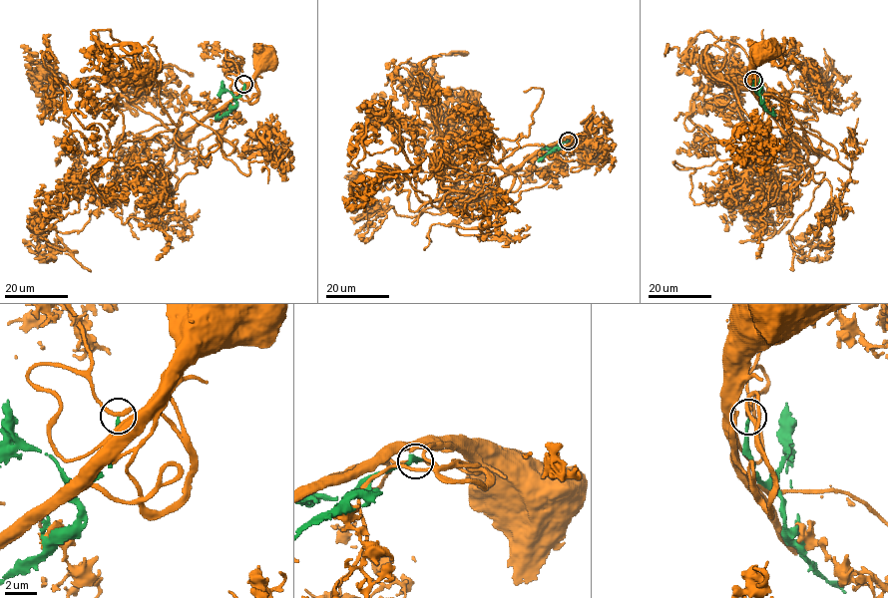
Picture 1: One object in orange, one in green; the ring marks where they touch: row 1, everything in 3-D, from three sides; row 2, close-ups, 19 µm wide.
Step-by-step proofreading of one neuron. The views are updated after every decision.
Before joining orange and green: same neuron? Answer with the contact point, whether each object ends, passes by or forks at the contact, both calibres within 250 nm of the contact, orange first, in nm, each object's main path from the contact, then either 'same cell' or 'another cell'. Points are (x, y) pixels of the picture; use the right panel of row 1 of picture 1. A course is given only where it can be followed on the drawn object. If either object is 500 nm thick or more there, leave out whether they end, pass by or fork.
(753, 80) | orange passes by | green ends | 200/240 nm | orange via (753, 80), (755, 70), (755, 89), (751, 85), (750, 73), (766, 53), (763, 54) | green via (753, 80), (752, 88), (760, 96), (760, 103), (769, 113), (773, 108) | another cell

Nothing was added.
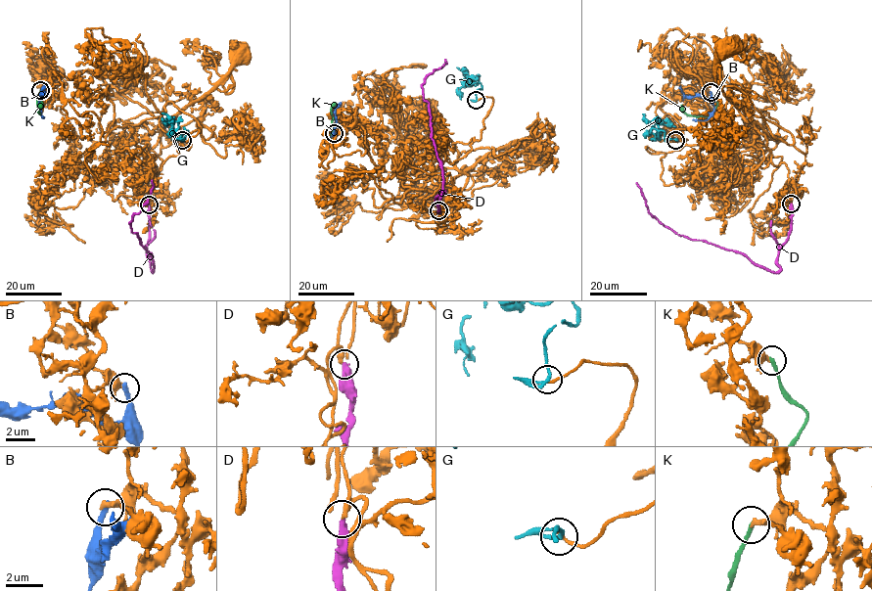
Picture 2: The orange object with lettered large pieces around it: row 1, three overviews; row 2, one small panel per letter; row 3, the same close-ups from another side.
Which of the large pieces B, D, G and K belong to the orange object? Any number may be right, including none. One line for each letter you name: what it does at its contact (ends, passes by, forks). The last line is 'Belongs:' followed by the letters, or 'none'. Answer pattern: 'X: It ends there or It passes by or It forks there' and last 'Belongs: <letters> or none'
G: It passes by
Belongs: G

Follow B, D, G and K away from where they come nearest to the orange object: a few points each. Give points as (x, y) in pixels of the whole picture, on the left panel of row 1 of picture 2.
B: (41, 90), (38, 104), (42, 116)
D: (149, 204), (146, 250), (153, 272), (150, 253), (137, 232), (131, 232), (129, 223), (148, 197), (152, 180)
G: (182, 140), (187, 130), (179, 133), (177, 121), (169, 121), (165, 124), (166, 126)
K: (41, 90), (36, 101), (39, 114), (41, 102)

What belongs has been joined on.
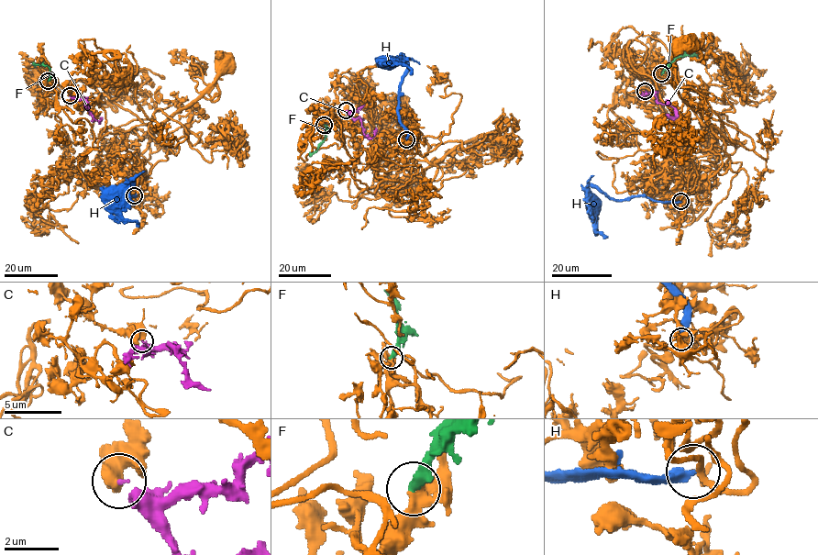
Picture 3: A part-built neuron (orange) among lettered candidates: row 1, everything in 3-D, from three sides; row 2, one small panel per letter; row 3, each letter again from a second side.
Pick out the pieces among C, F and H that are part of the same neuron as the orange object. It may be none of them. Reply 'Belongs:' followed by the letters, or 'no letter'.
Belongs: no letter

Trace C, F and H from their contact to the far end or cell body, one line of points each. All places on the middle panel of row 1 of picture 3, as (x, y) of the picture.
C: (346, 110), (354, 118), (360, 119), (362, 131), (369, 138), (373, 136), (375, 127)
F: (325, 125), (326, 138), (309, 154)
H: (406, 139), (398, 96), (406, 61), (402, 59), (395, 62), (406, 65), (411, 74)

